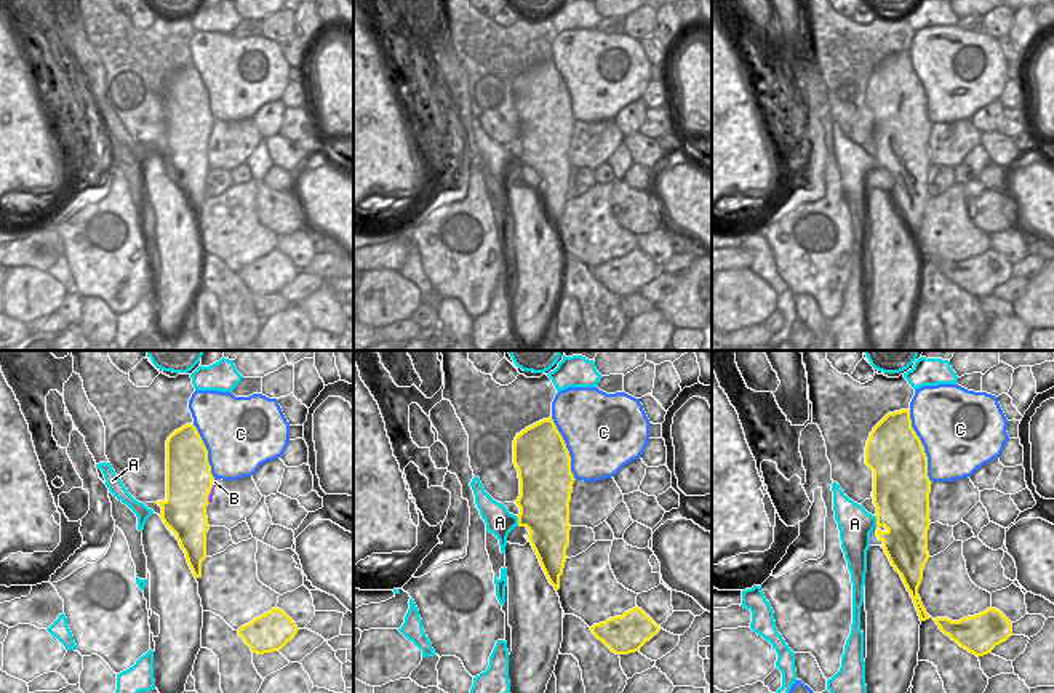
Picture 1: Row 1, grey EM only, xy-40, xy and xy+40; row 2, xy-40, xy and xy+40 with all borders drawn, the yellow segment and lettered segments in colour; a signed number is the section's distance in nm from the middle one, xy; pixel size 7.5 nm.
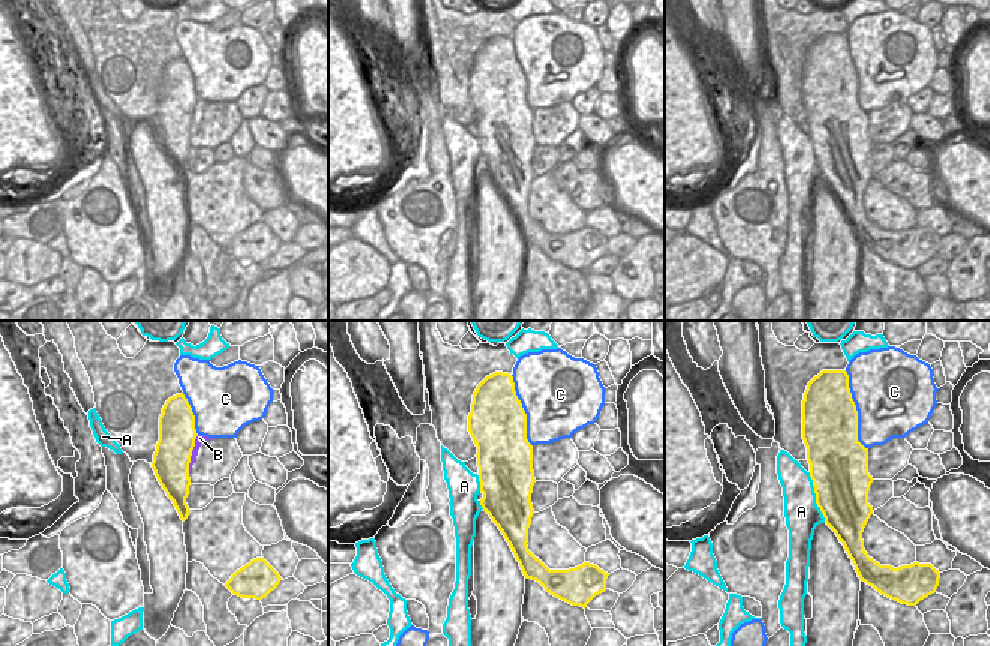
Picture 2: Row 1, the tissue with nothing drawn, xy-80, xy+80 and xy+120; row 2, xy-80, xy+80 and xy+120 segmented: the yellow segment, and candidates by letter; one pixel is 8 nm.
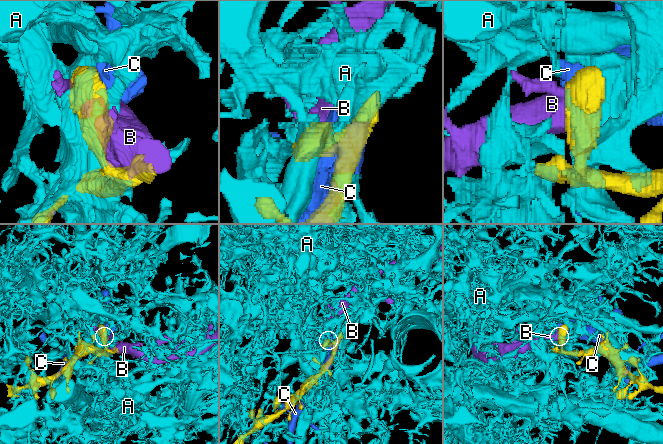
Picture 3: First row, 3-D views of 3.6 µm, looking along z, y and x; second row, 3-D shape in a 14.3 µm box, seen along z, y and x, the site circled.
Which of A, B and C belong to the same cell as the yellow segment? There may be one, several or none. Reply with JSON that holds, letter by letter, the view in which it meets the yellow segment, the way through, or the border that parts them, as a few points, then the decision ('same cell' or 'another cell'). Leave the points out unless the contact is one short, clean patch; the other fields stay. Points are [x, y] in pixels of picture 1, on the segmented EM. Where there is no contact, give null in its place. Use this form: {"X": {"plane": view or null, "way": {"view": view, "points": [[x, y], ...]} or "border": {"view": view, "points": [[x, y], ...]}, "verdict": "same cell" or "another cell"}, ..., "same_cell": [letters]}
{"A": {"plane": "xy", "verdict": "another cell"}, "B": {"plane": "xy-40", "verdict": "another cell"}, "C": {"plane": "xy+40", "verdict": "another cell"}, "same_cell": []}

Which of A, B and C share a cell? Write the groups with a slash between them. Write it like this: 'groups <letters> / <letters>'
groups A / B C

